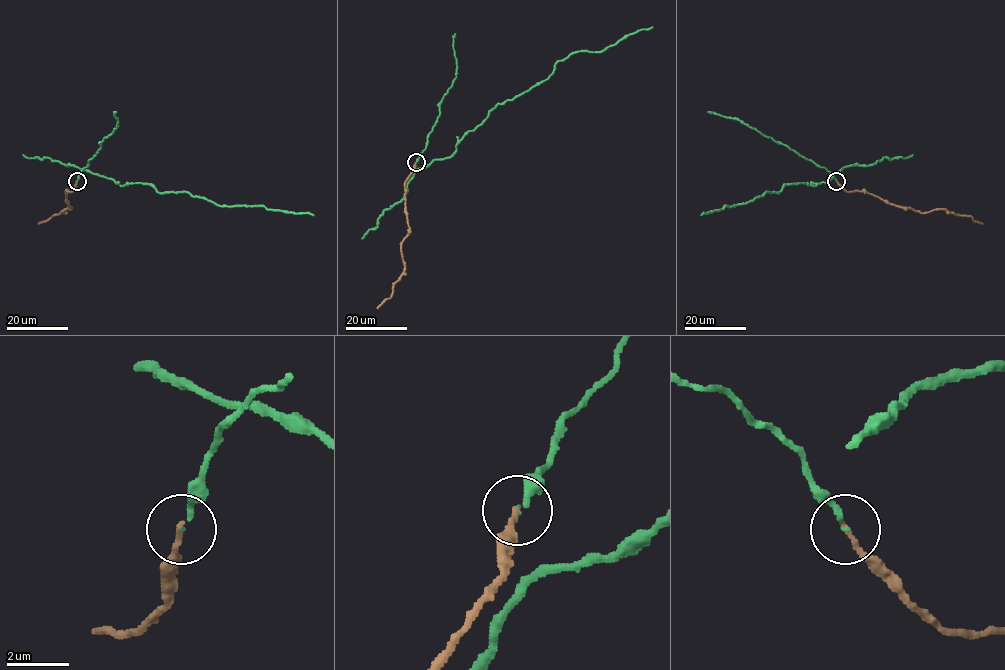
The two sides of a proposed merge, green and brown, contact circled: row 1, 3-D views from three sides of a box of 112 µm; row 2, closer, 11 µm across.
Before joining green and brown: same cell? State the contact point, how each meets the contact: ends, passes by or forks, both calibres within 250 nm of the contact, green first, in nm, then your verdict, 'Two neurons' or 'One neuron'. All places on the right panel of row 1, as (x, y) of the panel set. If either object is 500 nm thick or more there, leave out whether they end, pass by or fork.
Place: (836, 181). At the ring green ends. At the ring brown ends. Thickness 130 nm (green) against 180 nm. One neuron

